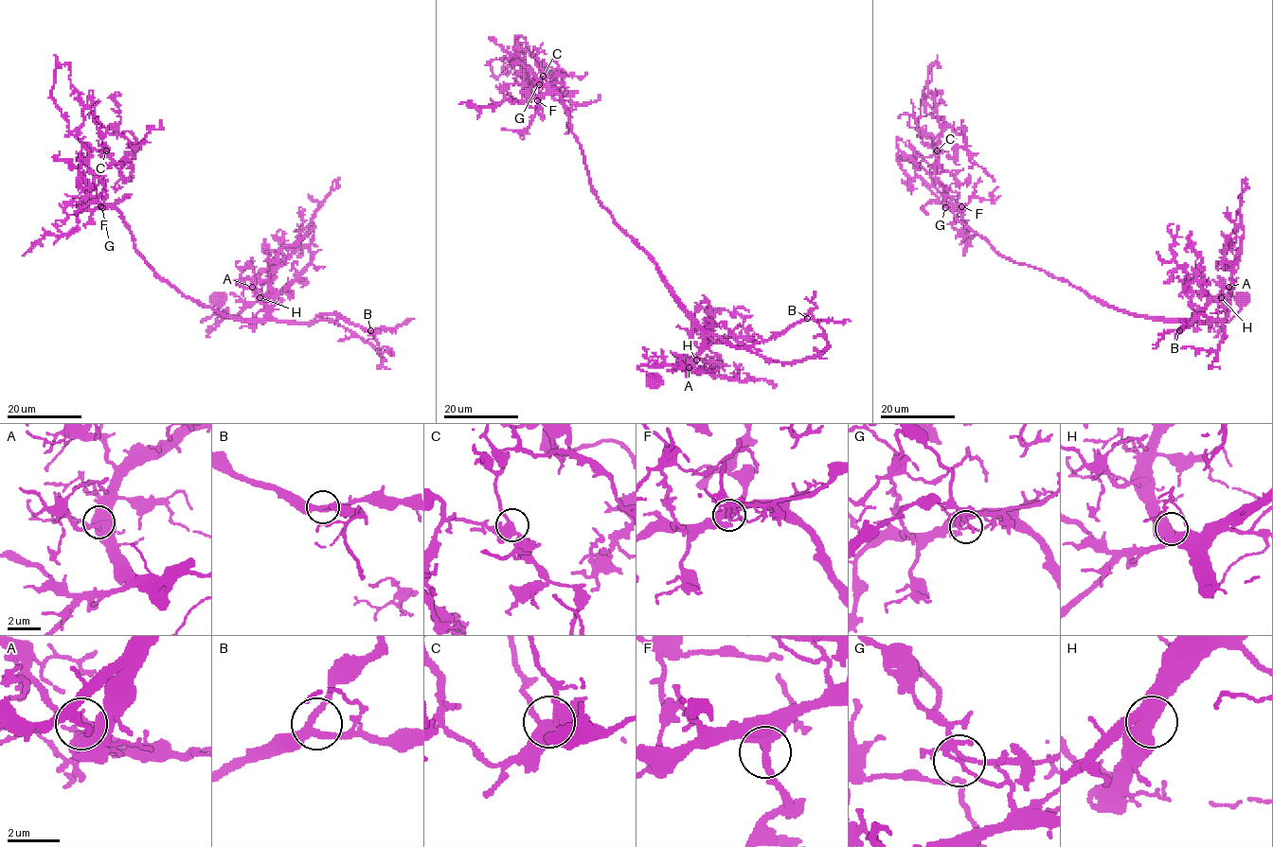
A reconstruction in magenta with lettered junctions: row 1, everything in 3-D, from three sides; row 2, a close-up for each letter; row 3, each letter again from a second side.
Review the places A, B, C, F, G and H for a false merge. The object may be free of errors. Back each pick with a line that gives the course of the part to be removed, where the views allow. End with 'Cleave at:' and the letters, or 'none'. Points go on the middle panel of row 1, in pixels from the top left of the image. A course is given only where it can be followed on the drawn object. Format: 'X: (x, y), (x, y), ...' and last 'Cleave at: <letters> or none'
G: (539, 84), (519, 53), (525, 76), (505, 56), (488, 62), (497, 78), (518, 64), (573, 103), (564, 134)
Cleave at: G

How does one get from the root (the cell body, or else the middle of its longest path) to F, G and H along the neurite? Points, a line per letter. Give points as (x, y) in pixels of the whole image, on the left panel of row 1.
F: (219, 301), (202, 321), (259, 301), (266, 316), (234, 319), (186, 297), (140, 255), (120, 213), (100, 206)
G: (219, 301), (202, 321), (259, 301), (266, 316), (234, 319), (186, 297), (140, 255), (120, 213), (102, 207)
H: (219, 301), (219, 309), (202, 321), (213, 315), (235, 317), (259, 297)

